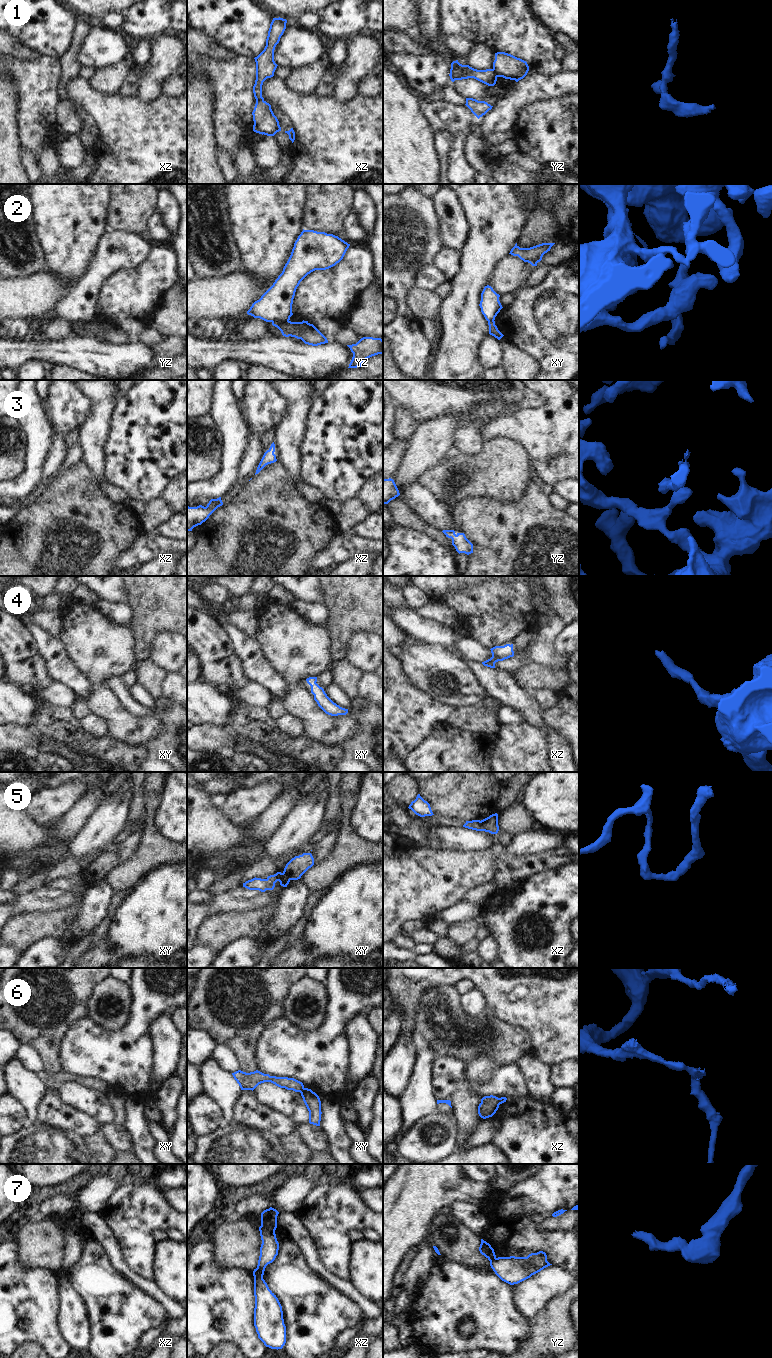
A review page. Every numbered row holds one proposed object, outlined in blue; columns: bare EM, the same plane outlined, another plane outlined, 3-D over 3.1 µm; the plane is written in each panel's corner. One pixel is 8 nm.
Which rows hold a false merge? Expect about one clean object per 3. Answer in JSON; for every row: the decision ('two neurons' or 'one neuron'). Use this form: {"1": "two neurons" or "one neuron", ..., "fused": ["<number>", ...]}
{"1": "two neurons", "2": "two neurons", "3": "one neuron", "4": "one neuron", "5": "two neurons", "6": "two neurons", "7": "two neurons", "fused": ["1", "2", "5", "6", "7"]}

